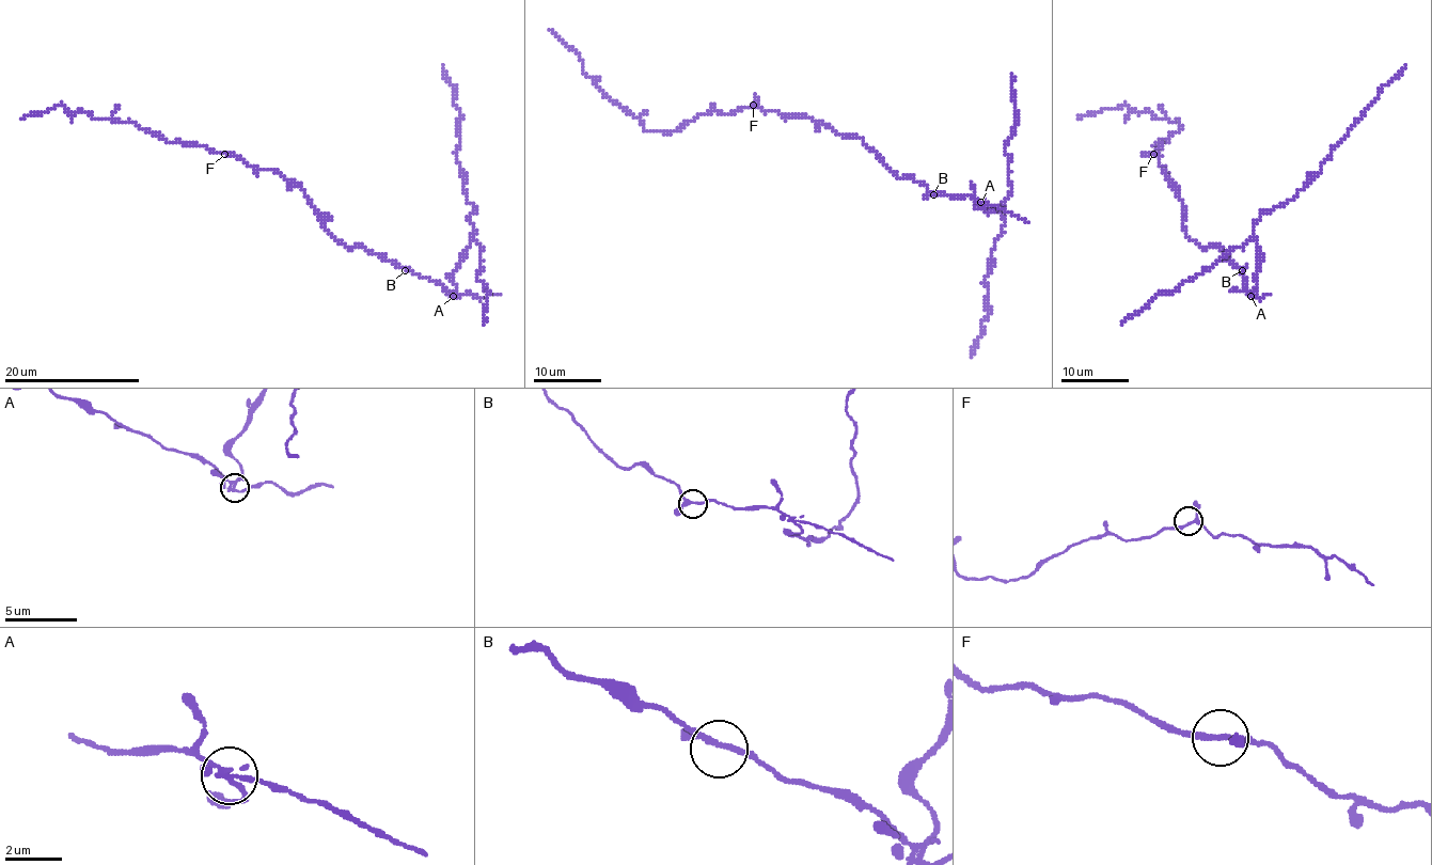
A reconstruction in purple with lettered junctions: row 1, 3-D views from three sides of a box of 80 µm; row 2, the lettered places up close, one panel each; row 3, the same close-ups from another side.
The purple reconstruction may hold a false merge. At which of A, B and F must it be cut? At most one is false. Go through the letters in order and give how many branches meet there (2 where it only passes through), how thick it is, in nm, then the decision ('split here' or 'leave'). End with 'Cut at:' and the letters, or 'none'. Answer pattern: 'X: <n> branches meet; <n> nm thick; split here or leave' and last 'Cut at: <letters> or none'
A: 3 branches meet; 180 nm thick; split here
B: 3 branches meet; 170 nm thick; leave
F: 3 branches meet; 190 nm thick; leave
Cut at: A

